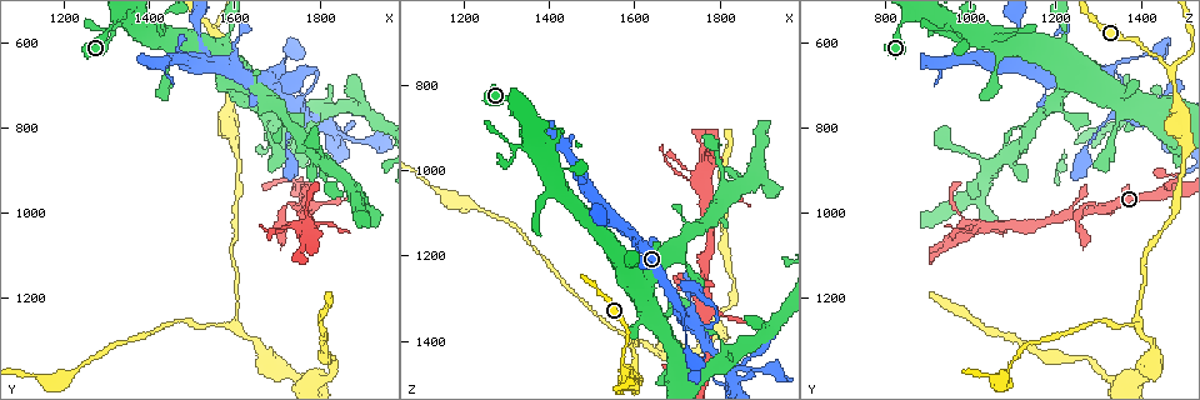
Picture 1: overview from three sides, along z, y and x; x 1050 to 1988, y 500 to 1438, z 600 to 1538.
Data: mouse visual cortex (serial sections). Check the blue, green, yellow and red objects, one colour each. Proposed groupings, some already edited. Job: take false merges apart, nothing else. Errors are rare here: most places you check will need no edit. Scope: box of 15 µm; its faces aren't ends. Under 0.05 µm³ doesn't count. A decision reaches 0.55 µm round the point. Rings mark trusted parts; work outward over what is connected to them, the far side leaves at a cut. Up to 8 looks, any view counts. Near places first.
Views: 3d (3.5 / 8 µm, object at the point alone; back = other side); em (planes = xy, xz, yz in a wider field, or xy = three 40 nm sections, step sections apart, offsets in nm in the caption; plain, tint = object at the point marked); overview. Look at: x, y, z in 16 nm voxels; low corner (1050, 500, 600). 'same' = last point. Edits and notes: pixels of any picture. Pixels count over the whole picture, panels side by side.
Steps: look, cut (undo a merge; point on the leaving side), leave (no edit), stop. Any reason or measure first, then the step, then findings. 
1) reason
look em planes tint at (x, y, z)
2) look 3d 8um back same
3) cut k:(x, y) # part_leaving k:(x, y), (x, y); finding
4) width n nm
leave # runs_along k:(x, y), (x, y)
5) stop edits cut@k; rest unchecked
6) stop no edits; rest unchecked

two arms in line, one across
look 3d 3.5um at (1565, 655, 1130)

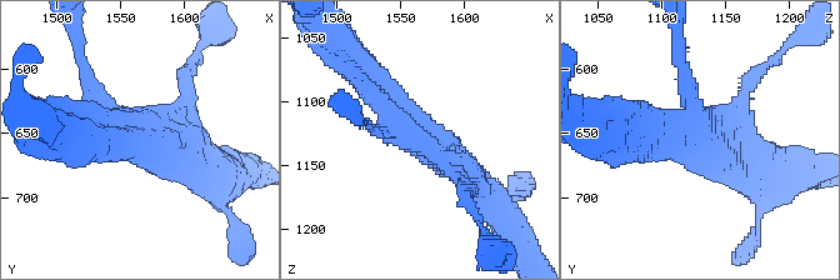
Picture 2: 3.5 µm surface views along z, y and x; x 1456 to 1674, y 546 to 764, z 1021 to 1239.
look em xy step 1 tint at (1568, 658, 1128)

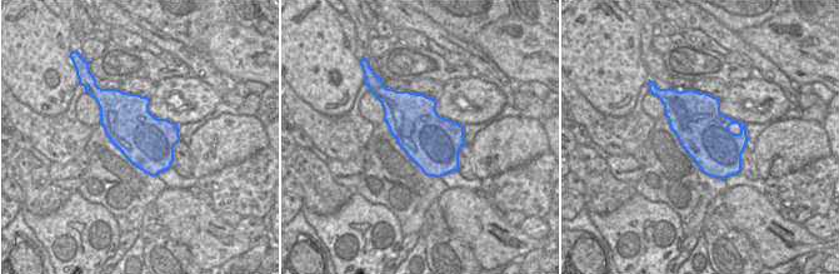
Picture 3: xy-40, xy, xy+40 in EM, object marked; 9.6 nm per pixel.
leave # continuous, no second cell

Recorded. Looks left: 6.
sharp bend
look 3d 8um at (1580, 655, 1465)

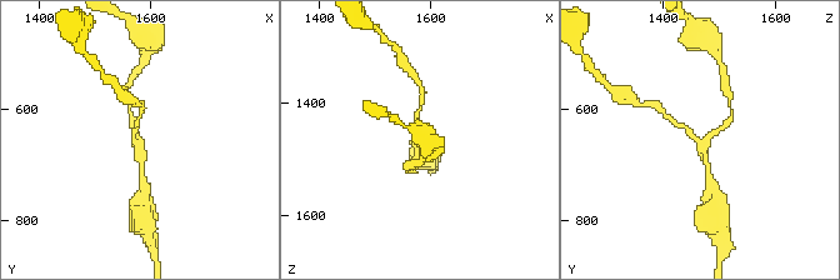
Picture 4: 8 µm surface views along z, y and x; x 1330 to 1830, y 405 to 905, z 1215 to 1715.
zoom in
look 3d 3.5um at (1575, 660, 1465)

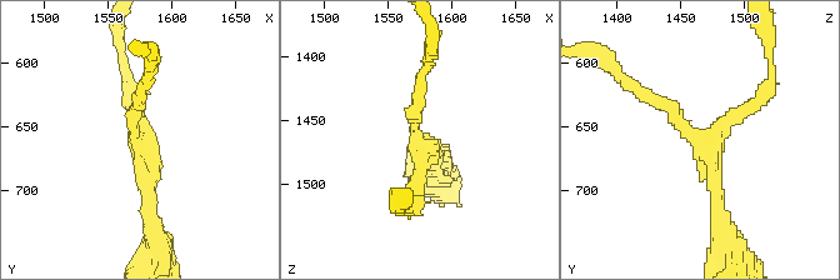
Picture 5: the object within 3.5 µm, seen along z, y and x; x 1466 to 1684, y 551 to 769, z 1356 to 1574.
need the tissue
look em planes tint at (1574, 662, 1462)

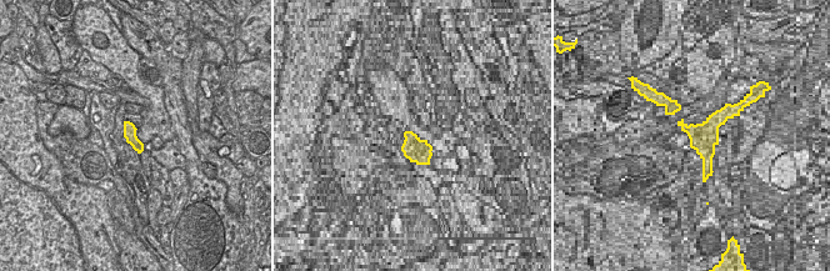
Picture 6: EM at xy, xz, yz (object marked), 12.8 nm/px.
arm_widths 150, 200, 200 nm
leave # runs_along 5:(638, 86), (710, 155), (718, 221); continuous, no second cell

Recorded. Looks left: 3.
arms part here
look 3d 3.5um at (1730, 795, 1150)

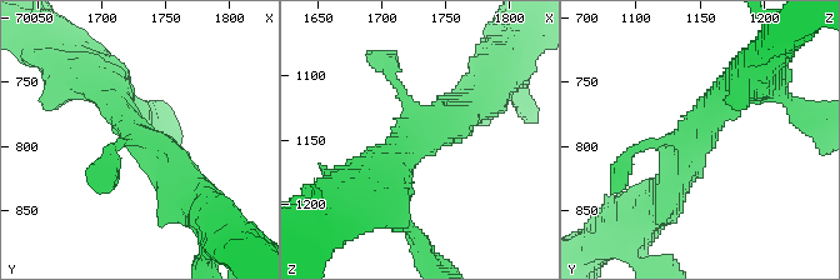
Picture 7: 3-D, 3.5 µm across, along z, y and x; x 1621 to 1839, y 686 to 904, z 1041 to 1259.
look em xy step 1 tint at (1734, 794, 1150)

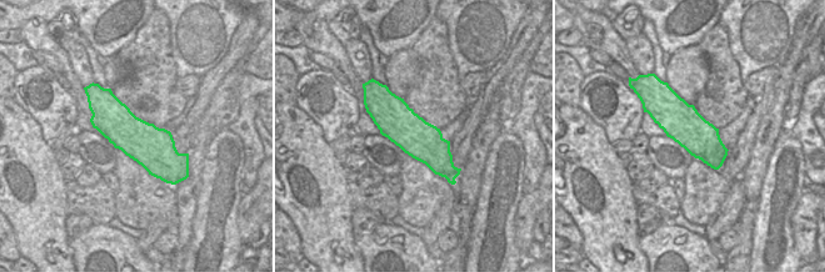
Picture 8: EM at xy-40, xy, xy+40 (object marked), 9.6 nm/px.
leave # runs_along 8:(383, 90), (383, 104), (448, 175); one cell here

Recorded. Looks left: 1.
stop no edits; rest unchecked

